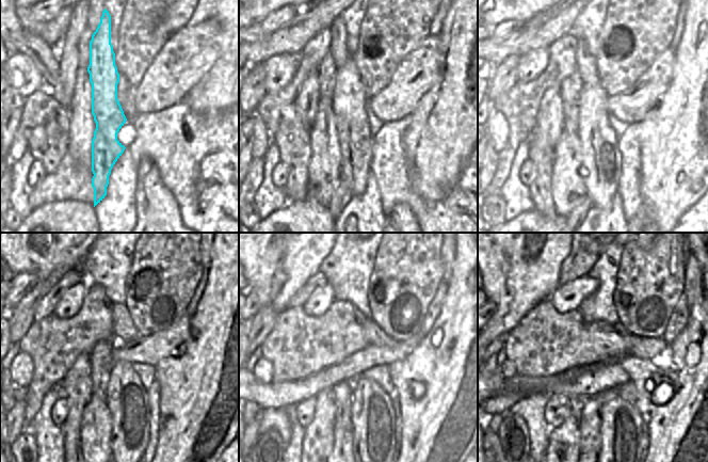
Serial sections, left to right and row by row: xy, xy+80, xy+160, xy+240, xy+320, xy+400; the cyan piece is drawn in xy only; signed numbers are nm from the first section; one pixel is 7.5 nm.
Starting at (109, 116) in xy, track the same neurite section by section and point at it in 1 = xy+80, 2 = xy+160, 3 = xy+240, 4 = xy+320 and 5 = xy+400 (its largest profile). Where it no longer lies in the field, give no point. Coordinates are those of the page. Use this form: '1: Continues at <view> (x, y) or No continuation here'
1: Continues at xy+80 (355, 139)
2: Continues at xy+160 (600, 169)
3: Continues at xy+240 (127, 401)
4: Continues at xy+320 (373, 444)
5: Continues at xy+400 (620, 424).

